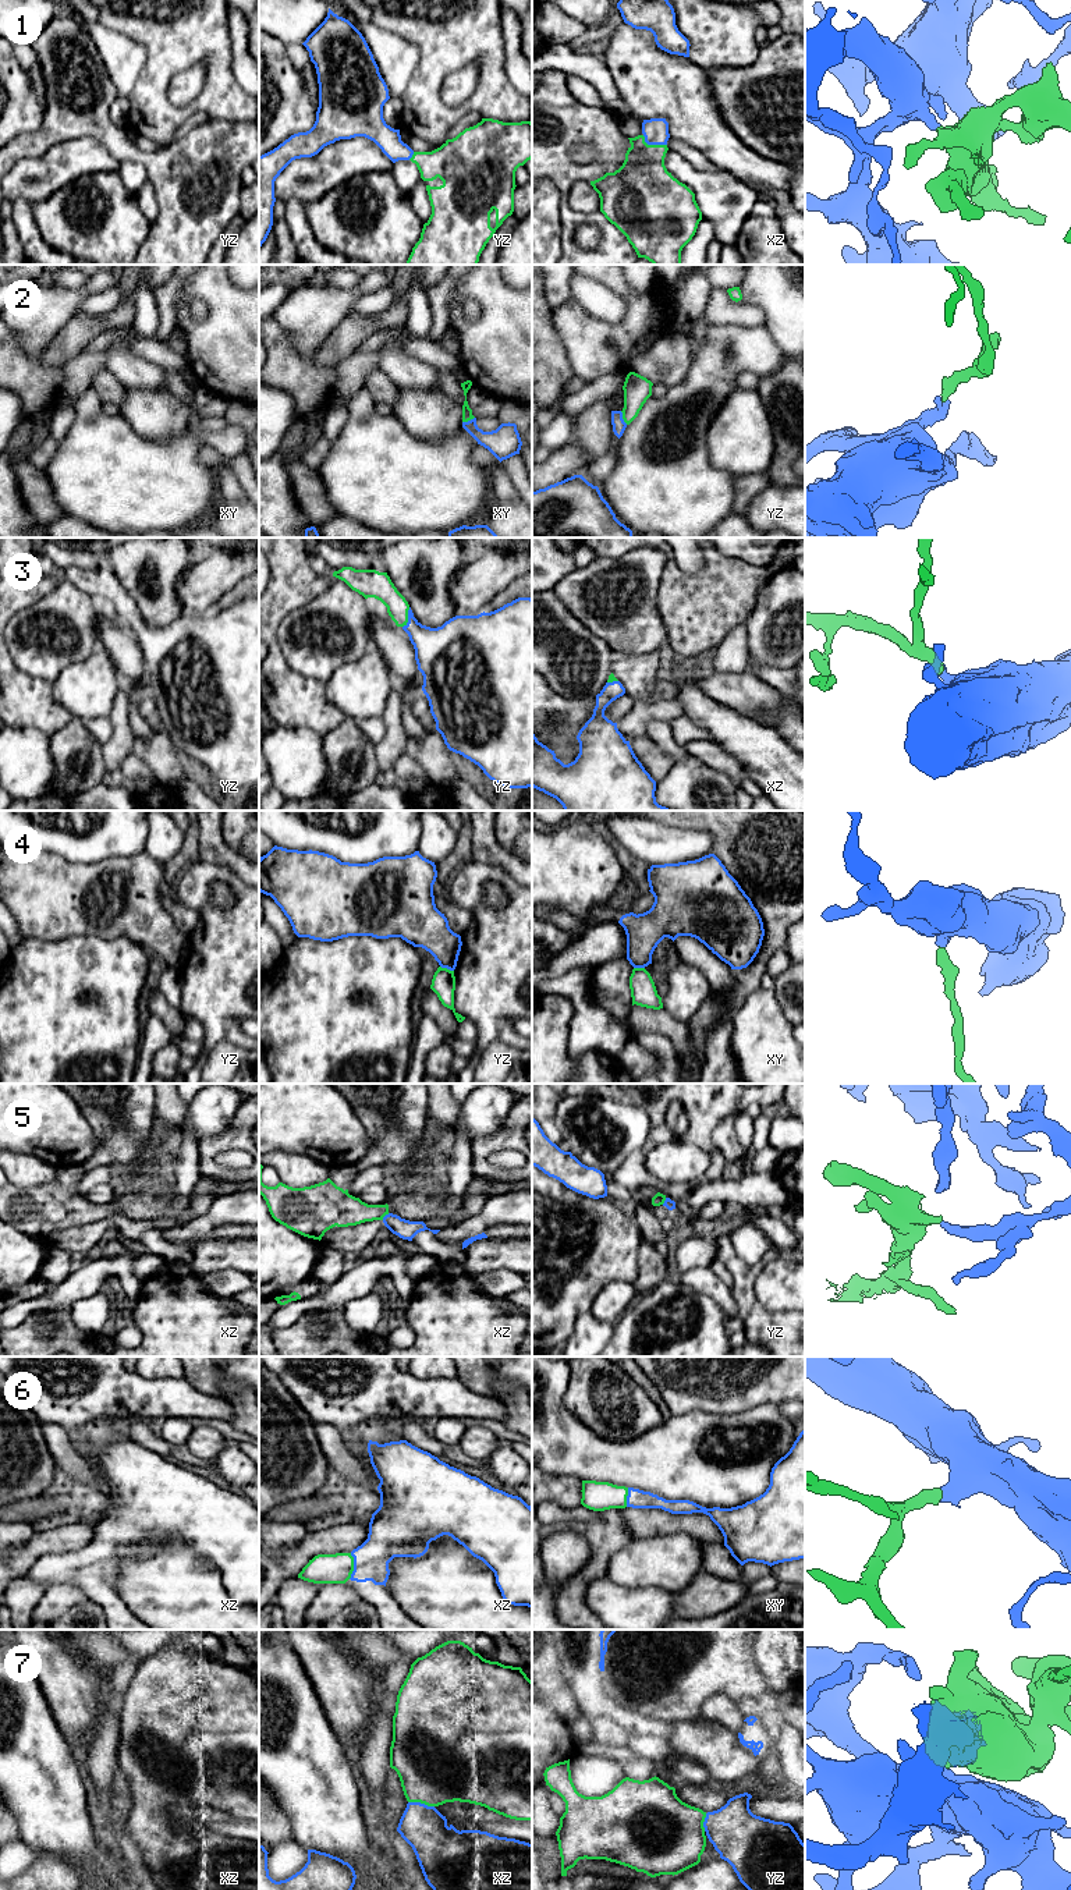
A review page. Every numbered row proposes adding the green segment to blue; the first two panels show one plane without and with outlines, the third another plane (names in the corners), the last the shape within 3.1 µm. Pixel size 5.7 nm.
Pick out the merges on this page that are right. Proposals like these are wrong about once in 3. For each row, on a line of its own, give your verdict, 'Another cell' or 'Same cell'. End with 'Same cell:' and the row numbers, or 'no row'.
1: Same cell
2: Another cell
3: Same cell
4: Another cell
5: Another cell
6: Same cell
7: Same cell
Same cell: 1, 3, 6, 7

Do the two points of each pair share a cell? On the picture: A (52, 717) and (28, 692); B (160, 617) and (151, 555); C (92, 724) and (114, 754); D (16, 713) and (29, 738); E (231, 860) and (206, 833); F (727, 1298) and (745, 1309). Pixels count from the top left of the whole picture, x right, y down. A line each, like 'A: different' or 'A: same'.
A: same
B: same
C: different
D: different
E: same
F: different

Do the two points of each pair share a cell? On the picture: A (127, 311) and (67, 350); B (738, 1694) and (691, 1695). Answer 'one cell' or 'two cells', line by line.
A: one cell
B: one cell

